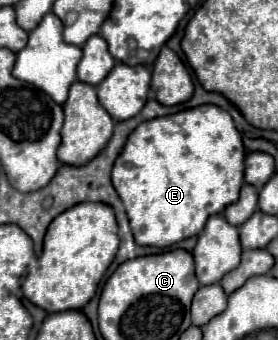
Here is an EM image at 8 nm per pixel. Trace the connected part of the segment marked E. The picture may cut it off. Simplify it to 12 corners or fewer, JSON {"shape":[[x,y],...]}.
{"shape":[[218,105],[140,123],[112,169],[136,243],[166,249],[238,200]]}

